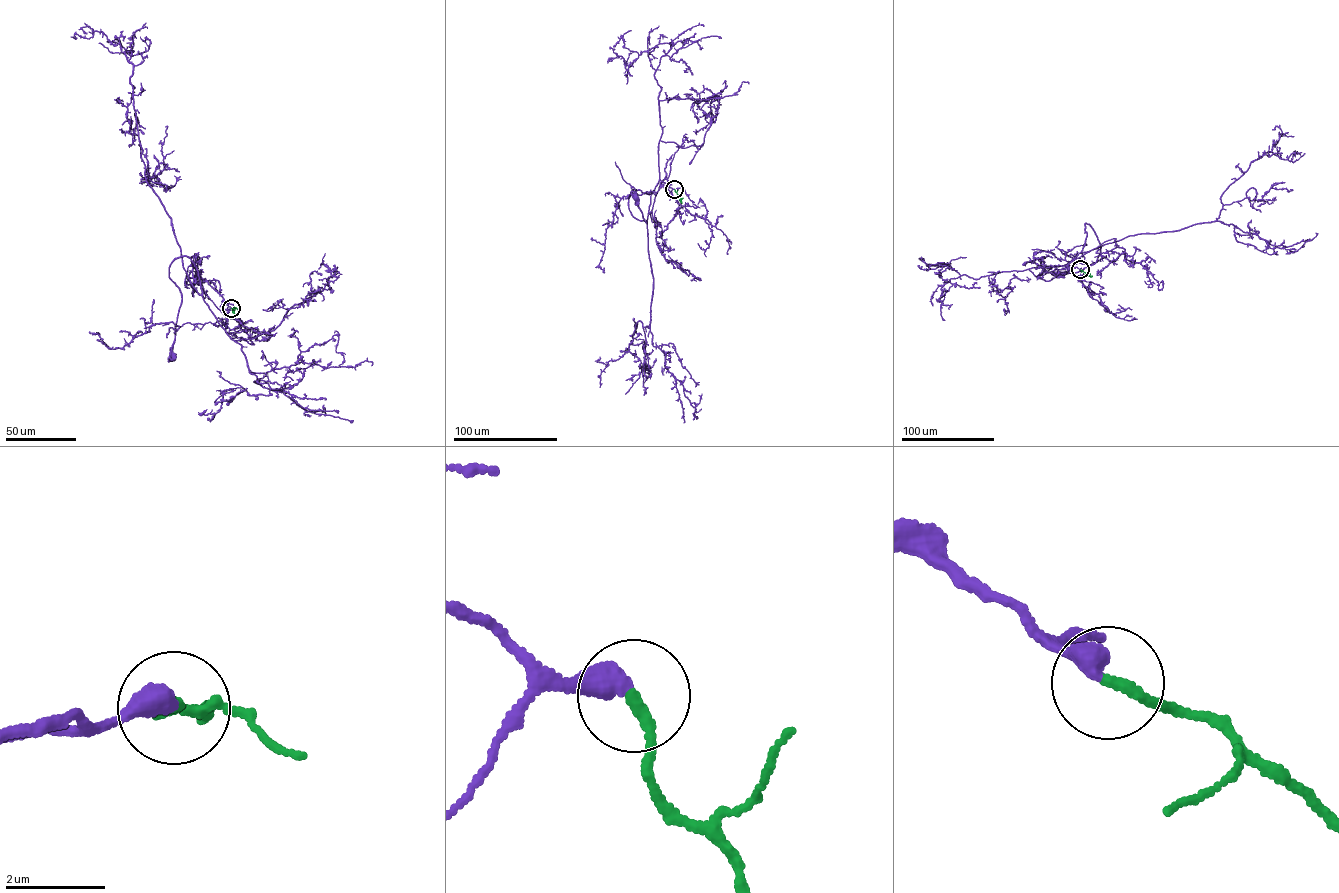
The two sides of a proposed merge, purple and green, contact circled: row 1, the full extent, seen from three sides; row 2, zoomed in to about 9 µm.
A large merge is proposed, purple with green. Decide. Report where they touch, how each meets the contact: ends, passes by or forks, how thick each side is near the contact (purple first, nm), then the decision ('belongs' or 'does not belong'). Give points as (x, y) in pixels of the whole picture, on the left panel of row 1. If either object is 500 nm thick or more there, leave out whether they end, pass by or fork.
at (231, 308); purple ends there; green ends there; 480 nm thick on the purple side, 240 nm on the other; belongs

